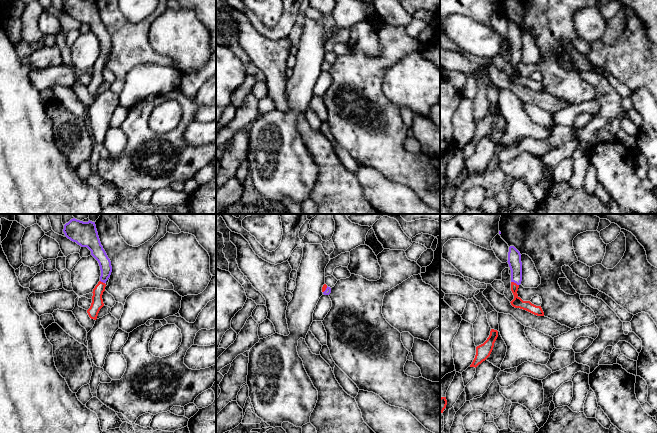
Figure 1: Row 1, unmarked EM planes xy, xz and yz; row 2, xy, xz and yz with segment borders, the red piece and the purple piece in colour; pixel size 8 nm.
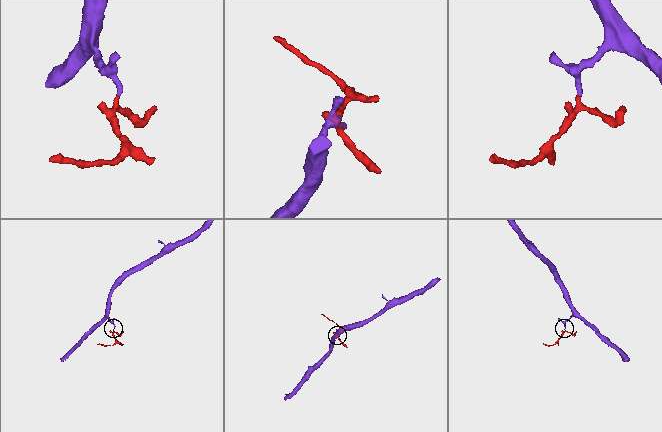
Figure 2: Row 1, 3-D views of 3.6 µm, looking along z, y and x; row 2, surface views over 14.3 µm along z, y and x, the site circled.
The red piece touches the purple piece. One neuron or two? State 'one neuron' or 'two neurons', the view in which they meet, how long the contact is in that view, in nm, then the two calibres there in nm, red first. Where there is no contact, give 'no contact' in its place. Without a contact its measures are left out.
one neuron | yz | 70 nm | 90/110 nm

